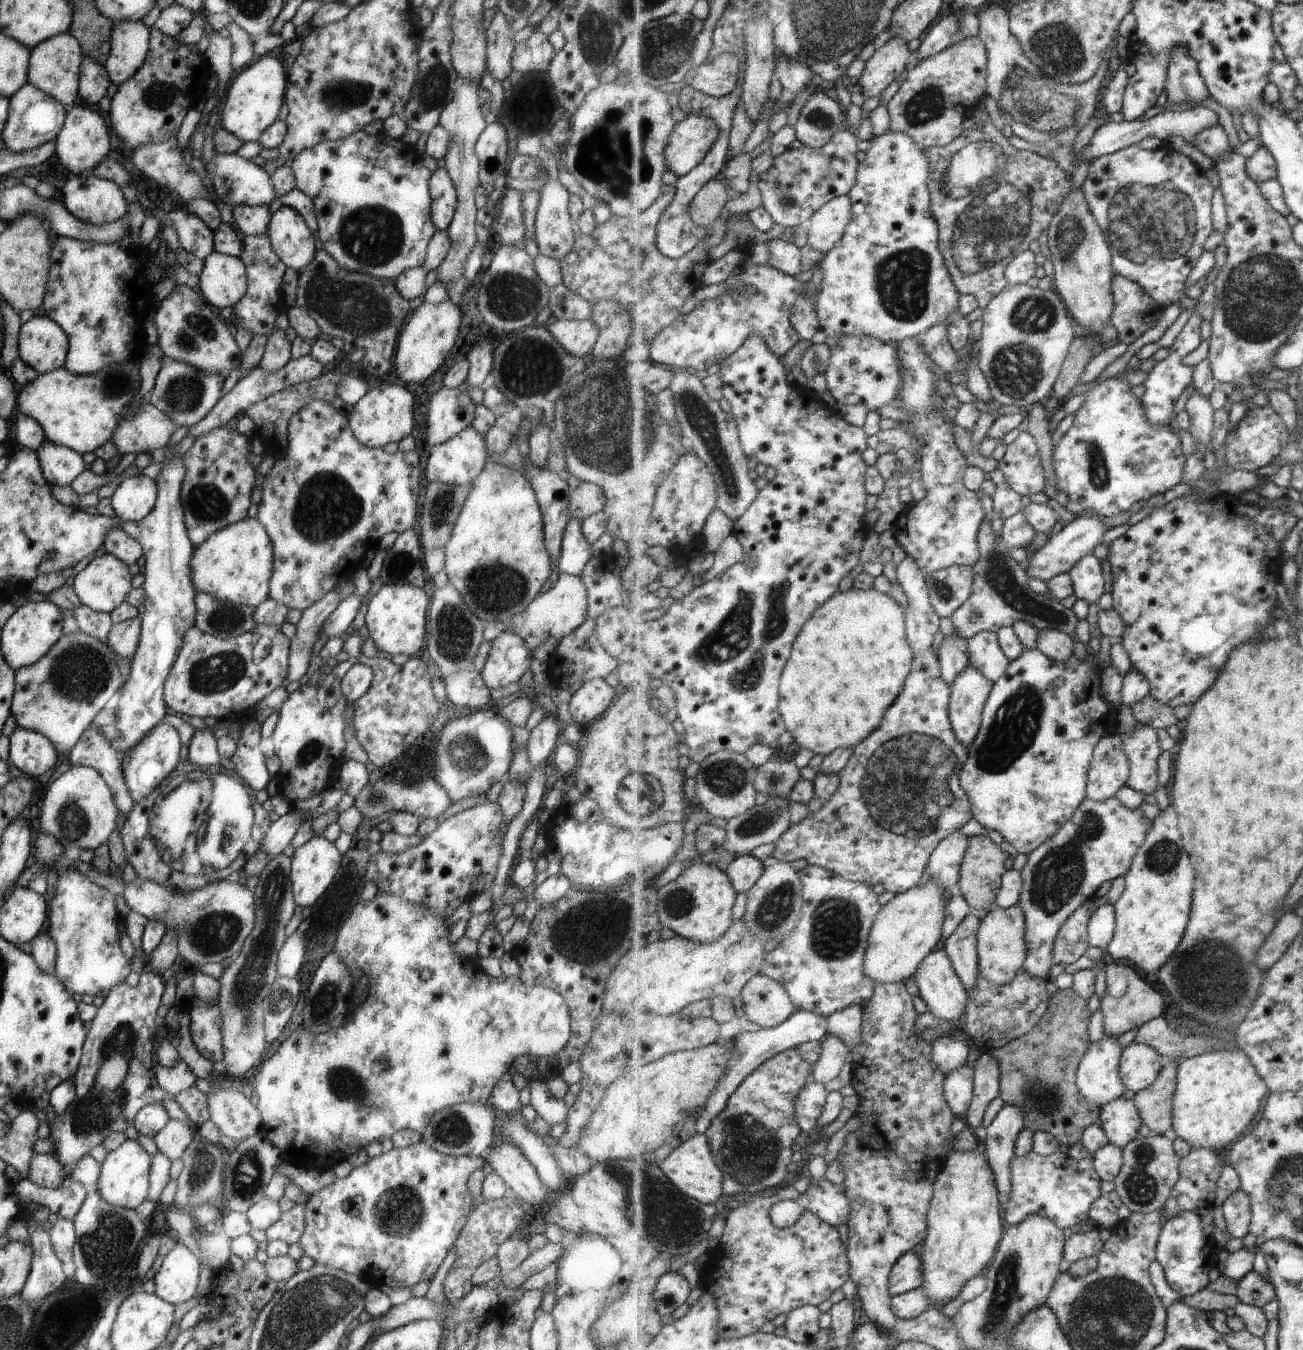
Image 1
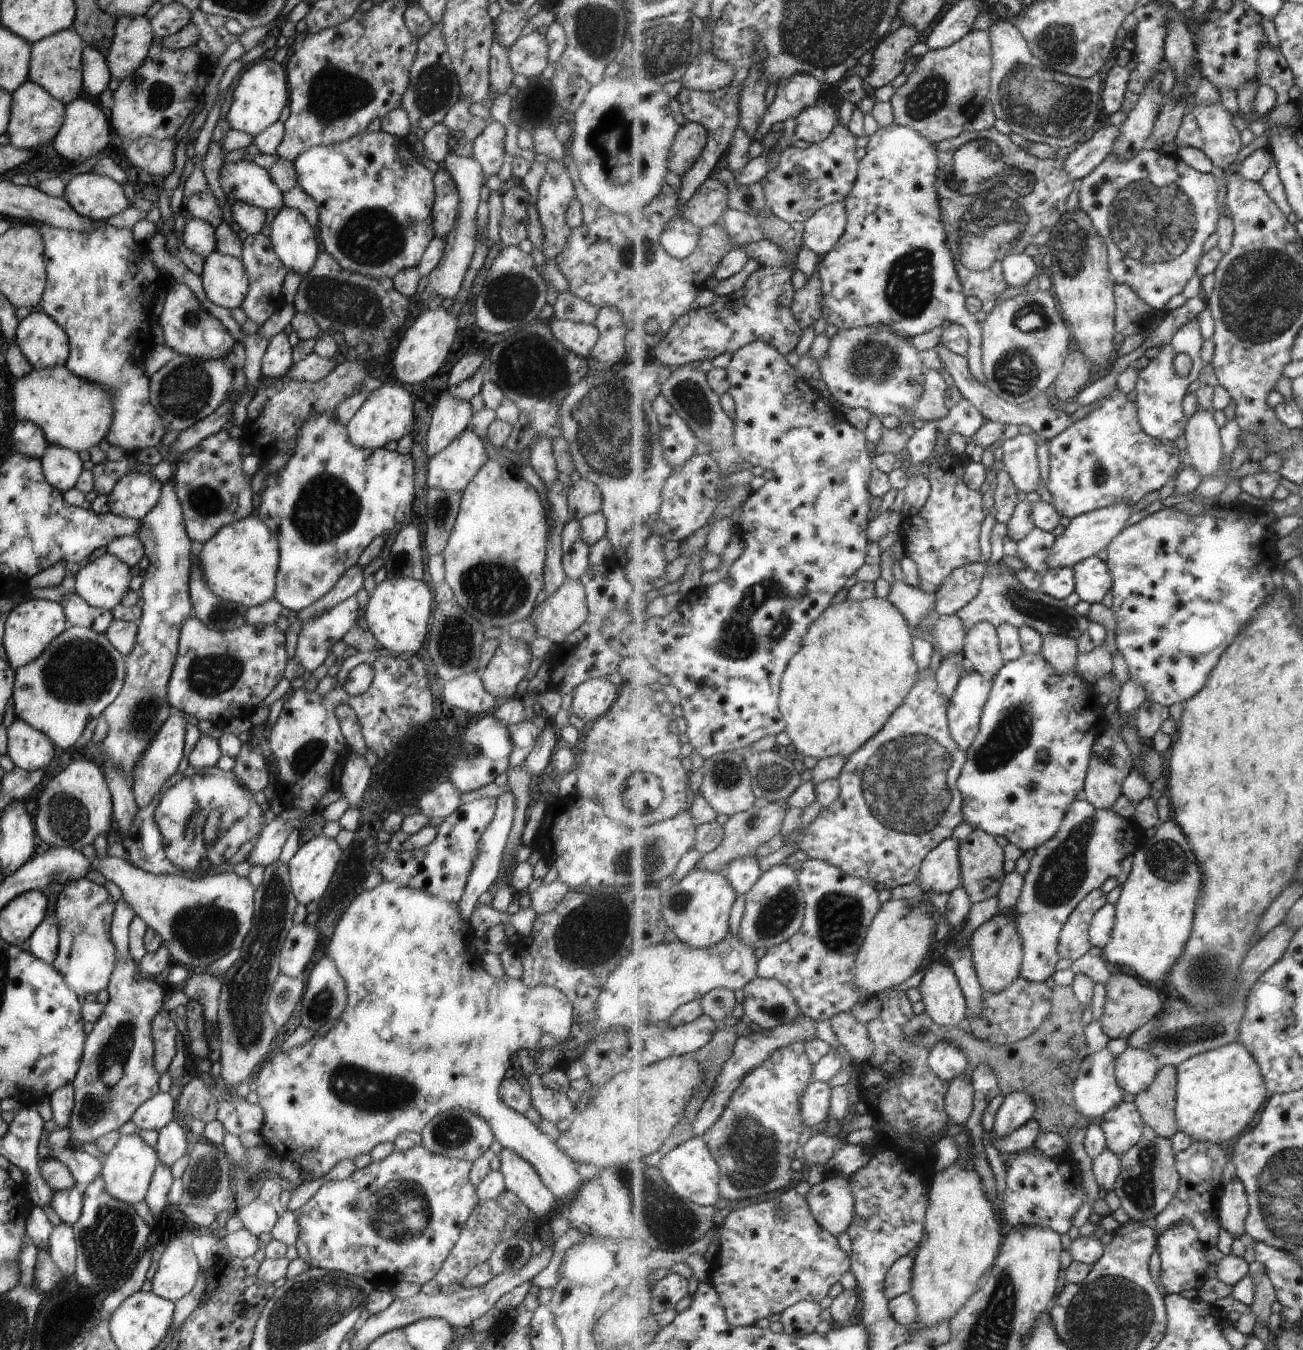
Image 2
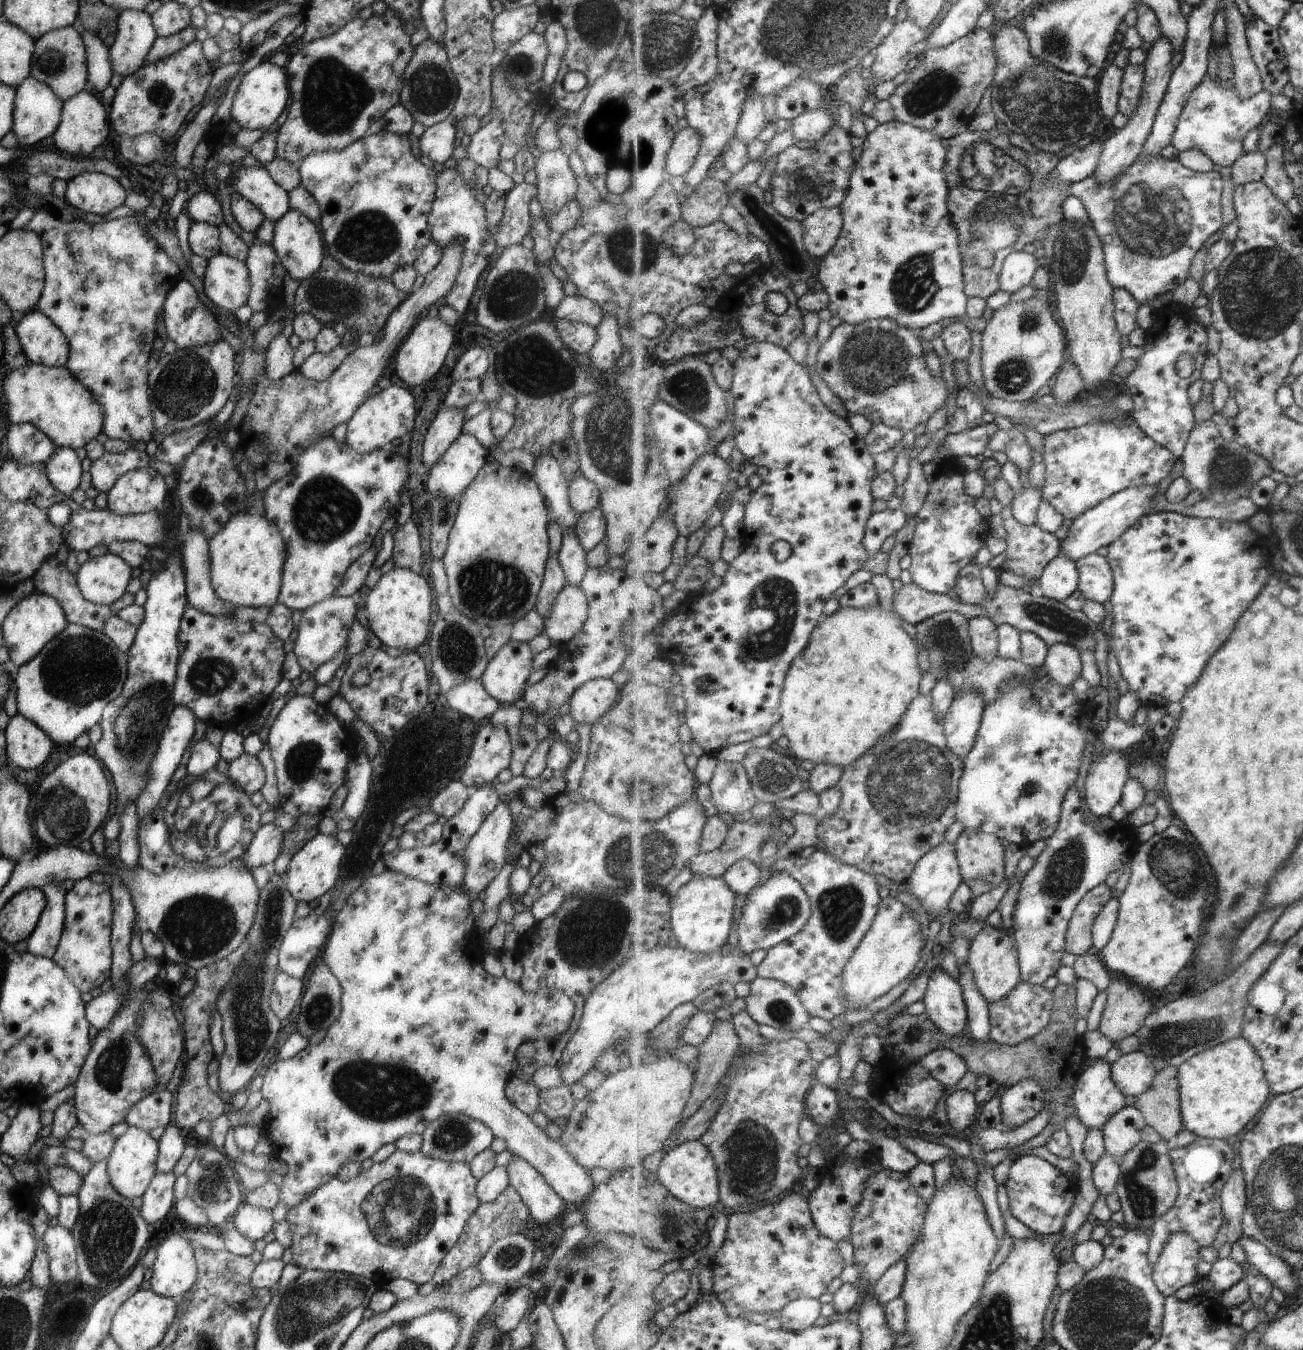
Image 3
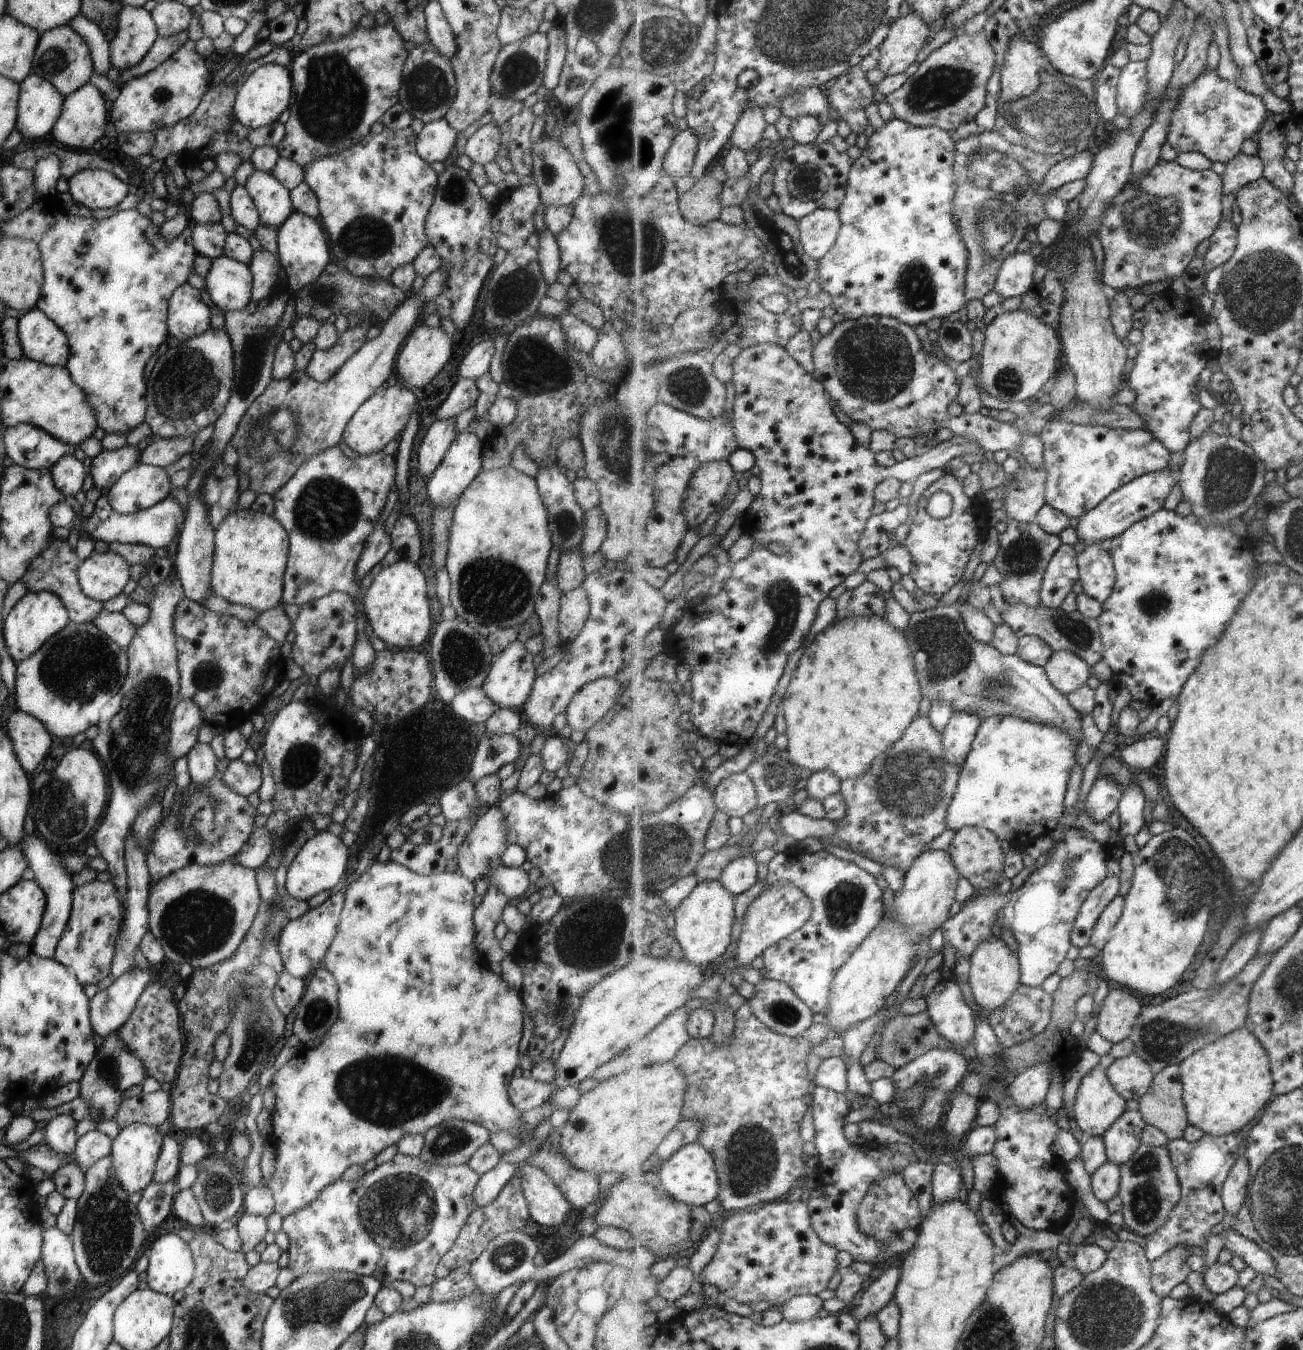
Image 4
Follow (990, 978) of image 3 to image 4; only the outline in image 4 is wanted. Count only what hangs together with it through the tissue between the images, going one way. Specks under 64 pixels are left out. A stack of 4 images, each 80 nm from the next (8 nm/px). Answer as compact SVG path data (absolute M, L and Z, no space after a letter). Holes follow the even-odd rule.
M1000 936L991 938L987 942L981 942L975 956L969 962L969 985L974 1002L980 1007L980 1010L985 1010L988 1015L995 1012L997 1008L1001 1008L1023 984L1019 954L1013 952Z

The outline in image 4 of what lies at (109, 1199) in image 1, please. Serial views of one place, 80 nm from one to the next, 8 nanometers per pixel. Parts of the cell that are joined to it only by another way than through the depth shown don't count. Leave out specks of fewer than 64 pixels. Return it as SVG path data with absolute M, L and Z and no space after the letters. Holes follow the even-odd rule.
M133 1122L123 1127L119 1134L115 1136L110 1145L111 1160L113 1160L113 1170L117 1176L117 1182L127 1195L143 1190L147 1184L152 1182L154 1165L161 1150L165 1136L161 1135L157 1126L140 1124Z

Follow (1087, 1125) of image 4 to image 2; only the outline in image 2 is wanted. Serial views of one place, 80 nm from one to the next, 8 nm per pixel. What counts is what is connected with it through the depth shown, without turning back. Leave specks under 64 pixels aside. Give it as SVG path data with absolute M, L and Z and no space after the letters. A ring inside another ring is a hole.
M1106 1047L1089 1055L1082 1062L1081 1070L1078 1072L1074 1084L1074 1097L1079 1110L1088 1117L1094 1118L1094 1122L1097 1124L1112 1108L1118 1107L1125 1098L1123 1096L1125 1092L1118 1083L1116 1062L1117 1058Z

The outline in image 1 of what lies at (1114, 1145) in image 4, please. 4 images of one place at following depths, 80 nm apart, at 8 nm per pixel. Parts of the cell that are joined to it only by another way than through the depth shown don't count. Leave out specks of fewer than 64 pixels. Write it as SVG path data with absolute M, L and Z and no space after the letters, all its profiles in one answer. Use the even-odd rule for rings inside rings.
M1123 1097L1101 1107L1098 1123L1105 1129L1110 1142L1122 1149L1139 1138L1143 1127L1142 1116L1134 1099Z

